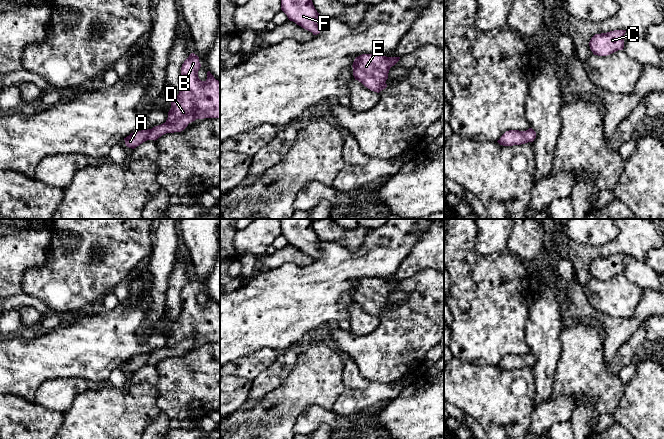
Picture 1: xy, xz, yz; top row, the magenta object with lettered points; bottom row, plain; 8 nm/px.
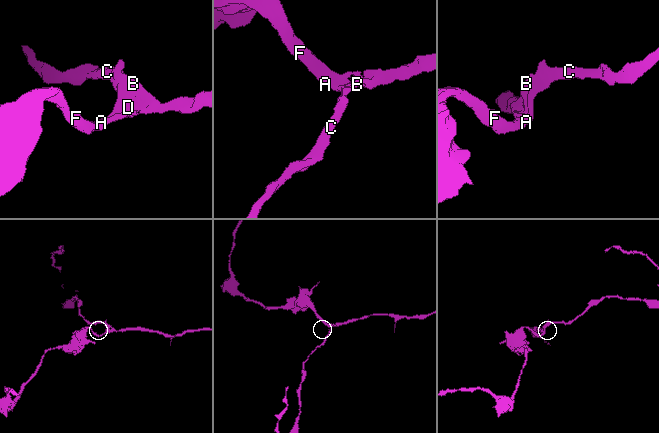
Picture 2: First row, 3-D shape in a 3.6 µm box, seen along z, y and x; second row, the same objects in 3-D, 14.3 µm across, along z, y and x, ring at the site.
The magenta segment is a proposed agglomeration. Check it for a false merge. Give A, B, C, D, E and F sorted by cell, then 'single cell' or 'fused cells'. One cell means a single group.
groups A B C D E F; single cell

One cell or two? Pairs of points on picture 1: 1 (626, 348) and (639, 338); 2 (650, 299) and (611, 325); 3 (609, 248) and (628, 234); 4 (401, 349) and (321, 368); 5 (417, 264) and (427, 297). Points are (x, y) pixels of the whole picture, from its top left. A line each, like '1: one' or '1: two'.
1: one
2: one
3: one
4: two
5: two

